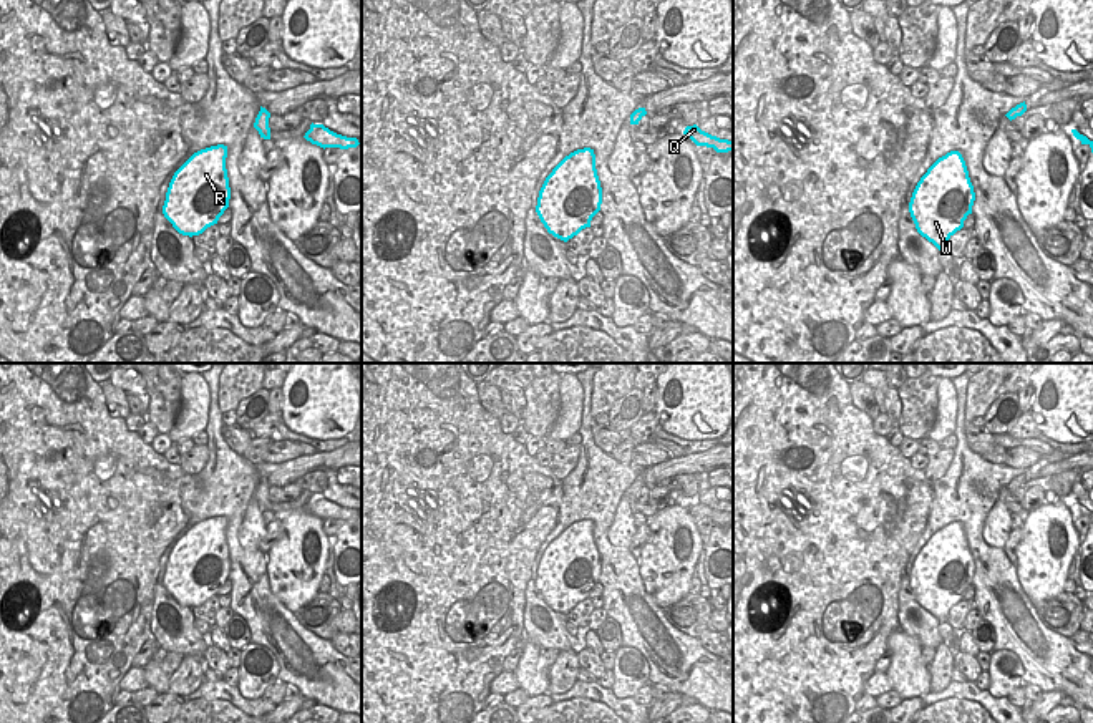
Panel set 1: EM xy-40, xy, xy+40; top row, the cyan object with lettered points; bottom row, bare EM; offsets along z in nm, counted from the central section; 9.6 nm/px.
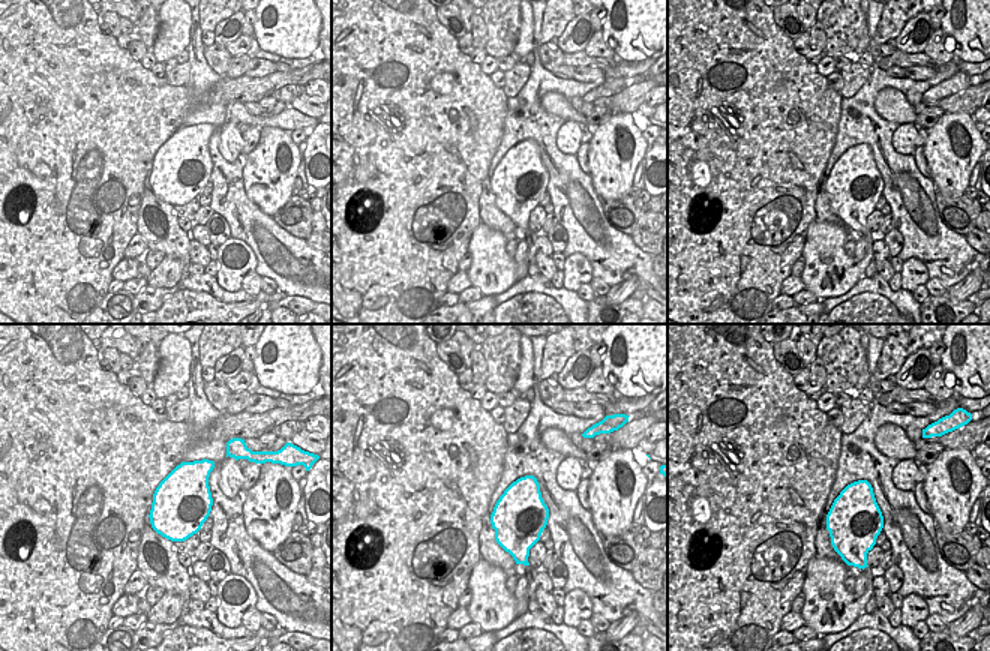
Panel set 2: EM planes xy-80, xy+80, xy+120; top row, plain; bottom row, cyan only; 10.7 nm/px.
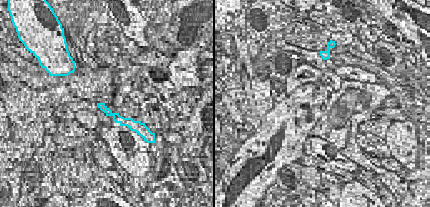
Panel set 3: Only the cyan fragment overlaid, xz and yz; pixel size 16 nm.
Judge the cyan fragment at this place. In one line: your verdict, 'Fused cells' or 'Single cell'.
Single cell.

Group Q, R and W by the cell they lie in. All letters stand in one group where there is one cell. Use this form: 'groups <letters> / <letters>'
groups Q R W

